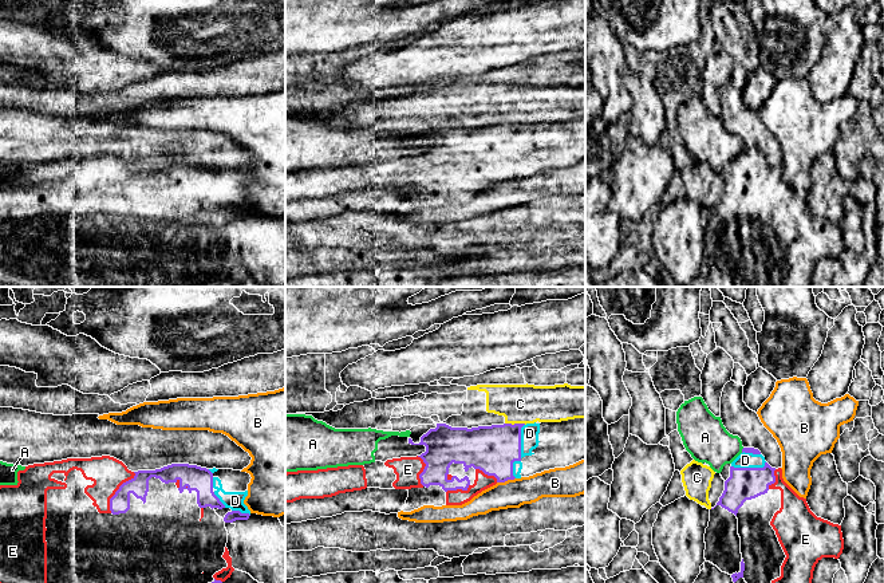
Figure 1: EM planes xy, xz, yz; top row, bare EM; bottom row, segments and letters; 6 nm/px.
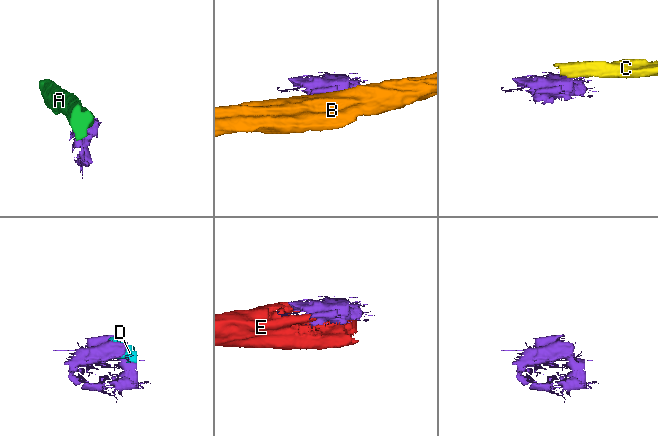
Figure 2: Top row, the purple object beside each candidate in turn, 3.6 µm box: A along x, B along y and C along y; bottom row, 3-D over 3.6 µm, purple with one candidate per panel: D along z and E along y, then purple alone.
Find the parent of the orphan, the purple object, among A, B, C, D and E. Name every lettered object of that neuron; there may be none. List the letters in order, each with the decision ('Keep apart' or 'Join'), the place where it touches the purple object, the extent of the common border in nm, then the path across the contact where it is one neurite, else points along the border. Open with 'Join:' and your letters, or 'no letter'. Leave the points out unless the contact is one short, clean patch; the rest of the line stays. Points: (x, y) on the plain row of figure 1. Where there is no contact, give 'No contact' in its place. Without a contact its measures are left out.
Join: D, E
A: Keep apart. Touches purple at yz (742, 150). Shared border 40 nm
B: Keep apart. Touches purple at xz (505, 180). Shared border 120 nm
C: Keep apart. Touches purple at xz (516, 123). Shared border 130 nm. Boundary: xz (505, 122), (525, 123)
D: Join. Touches purple at yz (749, 168). Shared border 220 nm
E: Join. Touches purple at xy (117, 190). Shared border 280 nm

